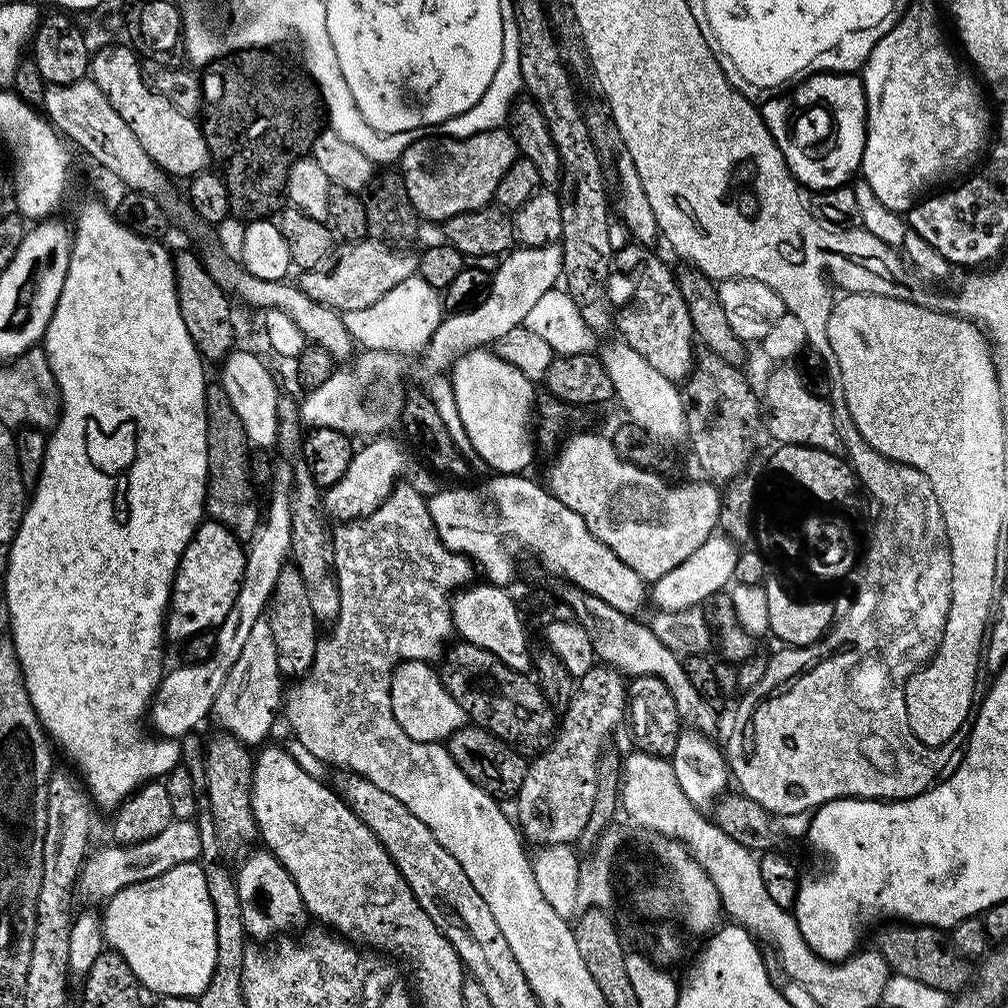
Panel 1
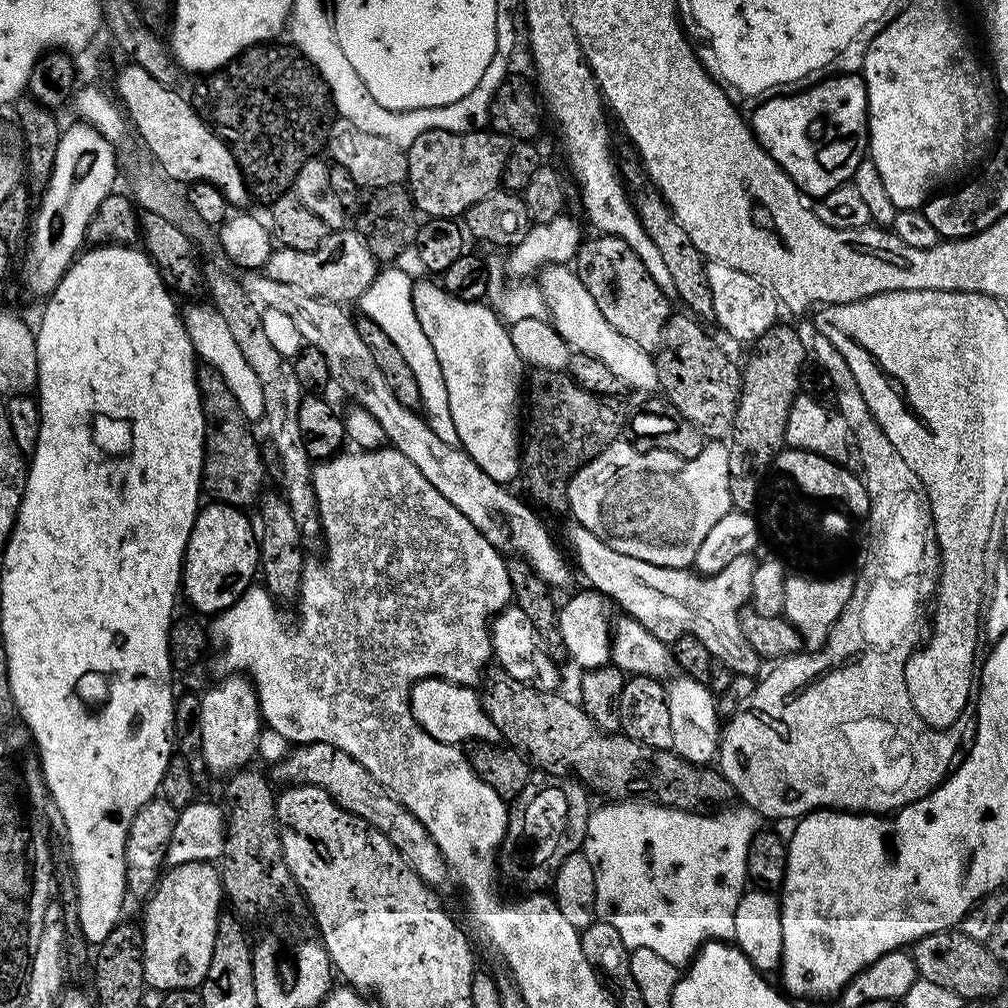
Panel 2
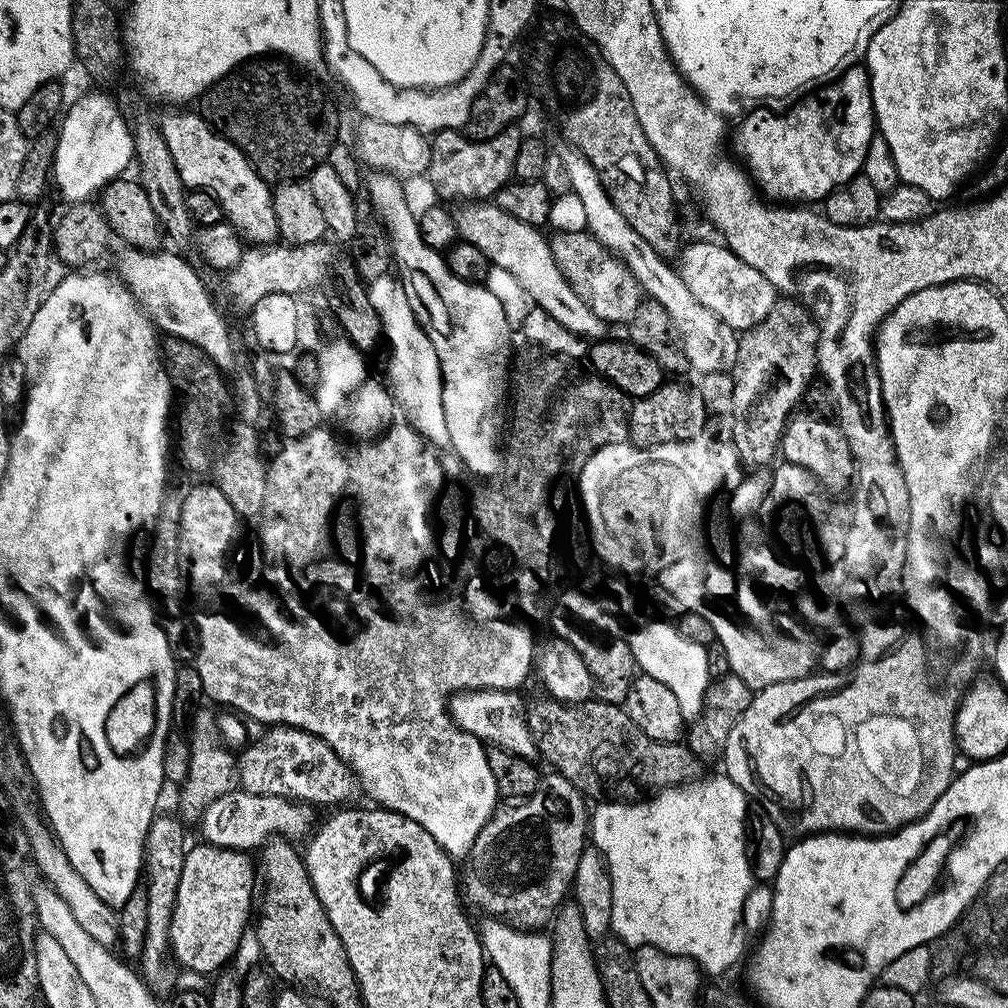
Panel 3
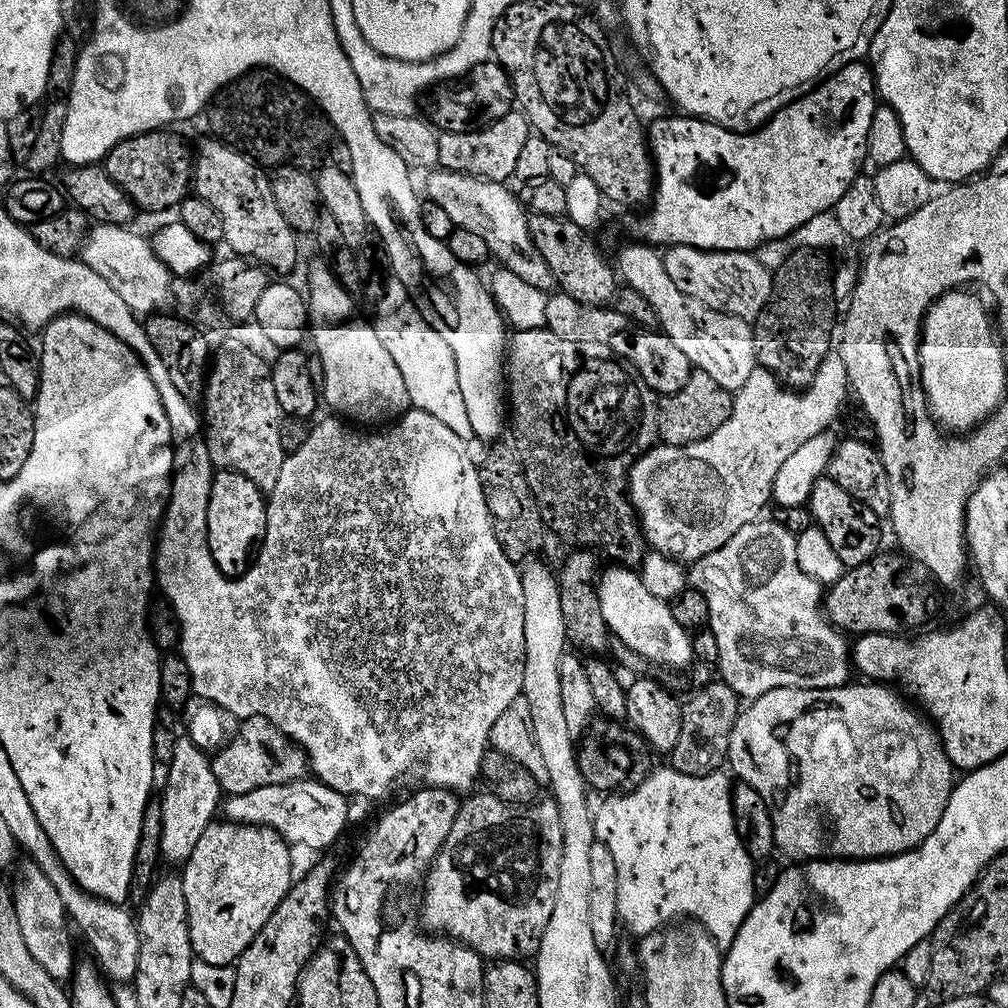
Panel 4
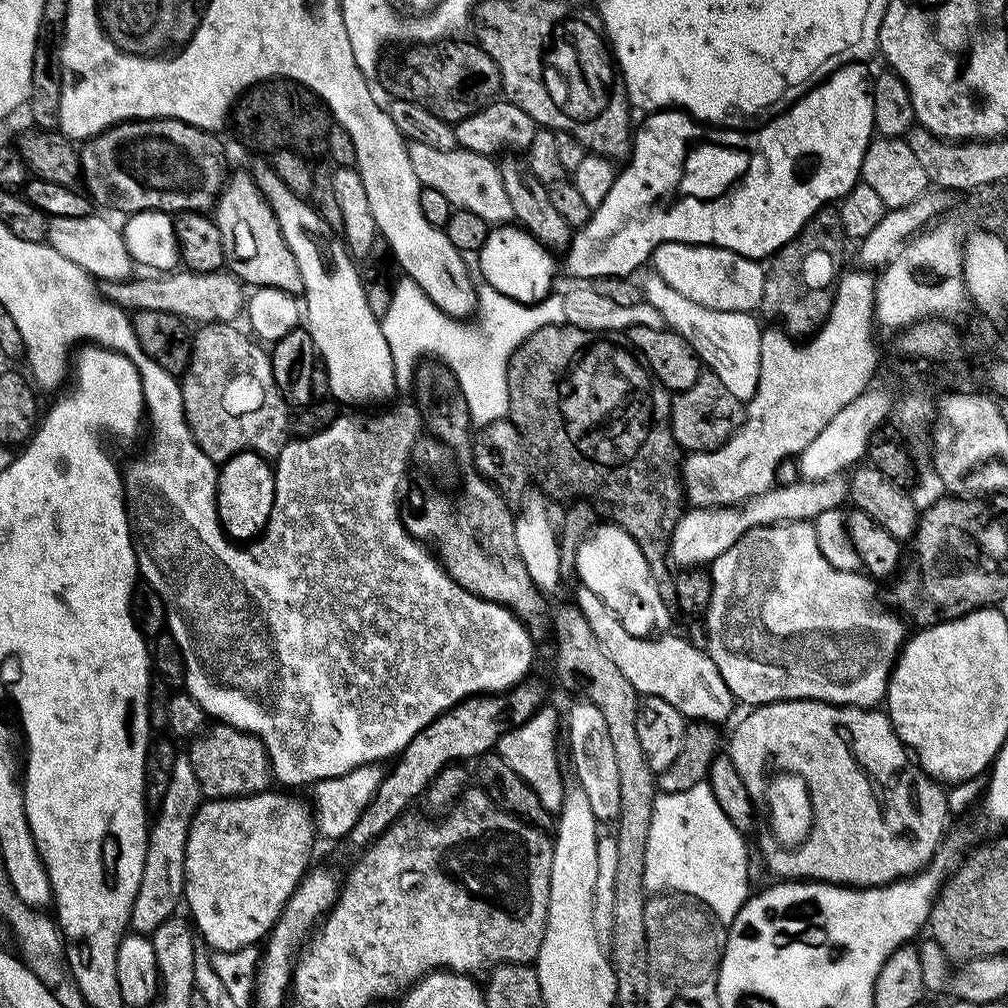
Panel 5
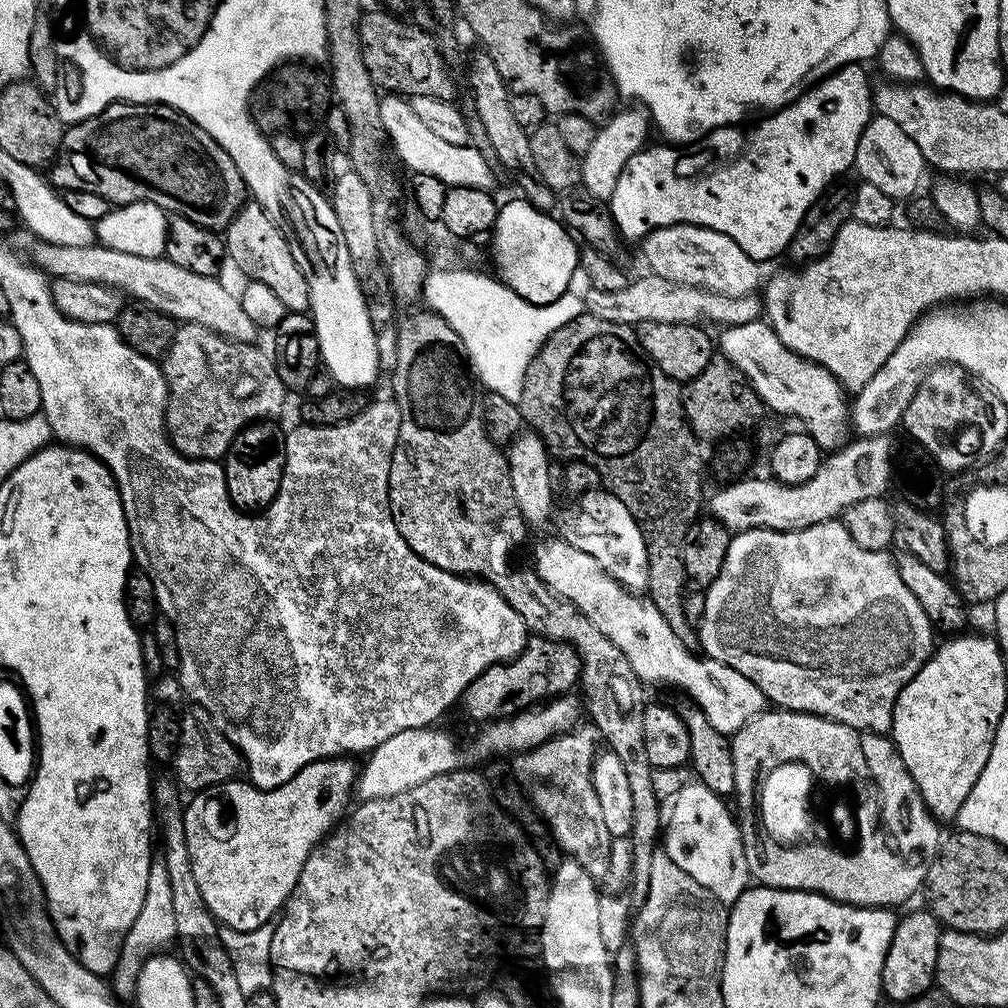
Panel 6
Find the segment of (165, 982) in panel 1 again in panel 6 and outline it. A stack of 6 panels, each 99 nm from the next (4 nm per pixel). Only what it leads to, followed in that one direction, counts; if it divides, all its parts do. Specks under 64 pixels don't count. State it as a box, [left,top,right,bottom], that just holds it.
[184,756,358,932]

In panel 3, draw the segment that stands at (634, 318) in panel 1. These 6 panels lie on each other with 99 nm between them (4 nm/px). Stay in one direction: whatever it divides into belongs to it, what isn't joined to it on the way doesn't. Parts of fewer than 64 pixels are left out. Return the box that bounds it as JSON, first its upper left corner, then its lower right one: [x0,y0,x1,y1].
[551,230,642,325]

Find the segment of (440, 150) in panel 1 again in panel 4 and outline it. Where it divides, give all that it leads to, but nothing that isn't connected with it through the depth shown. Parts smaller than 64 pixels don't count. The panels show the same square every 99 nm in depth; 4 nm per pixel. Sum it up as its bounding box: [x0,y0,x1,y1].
[438,110,529,181]

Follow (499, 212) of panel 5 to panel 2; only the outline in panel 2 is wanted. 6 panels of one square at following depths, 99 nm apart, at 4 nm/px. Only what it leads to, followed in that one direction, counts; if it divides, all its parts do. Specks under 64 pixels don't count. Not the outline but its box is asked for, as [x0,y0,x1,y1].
[539,264,658,392]

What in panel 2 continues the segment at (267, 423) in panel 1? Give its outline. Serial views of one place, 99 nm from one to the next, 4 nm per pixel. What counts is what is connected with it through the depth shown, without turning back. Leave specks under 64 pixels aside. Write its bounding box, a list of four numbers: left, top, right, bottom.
[182,302,264,422]

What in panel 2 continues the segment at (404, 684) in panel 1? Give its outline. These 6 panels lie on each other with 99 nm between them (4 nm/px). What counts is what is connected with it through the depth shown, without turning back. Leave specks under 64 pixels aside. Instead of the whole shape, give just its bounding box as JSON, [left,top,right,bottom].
[408,678,501,745]

